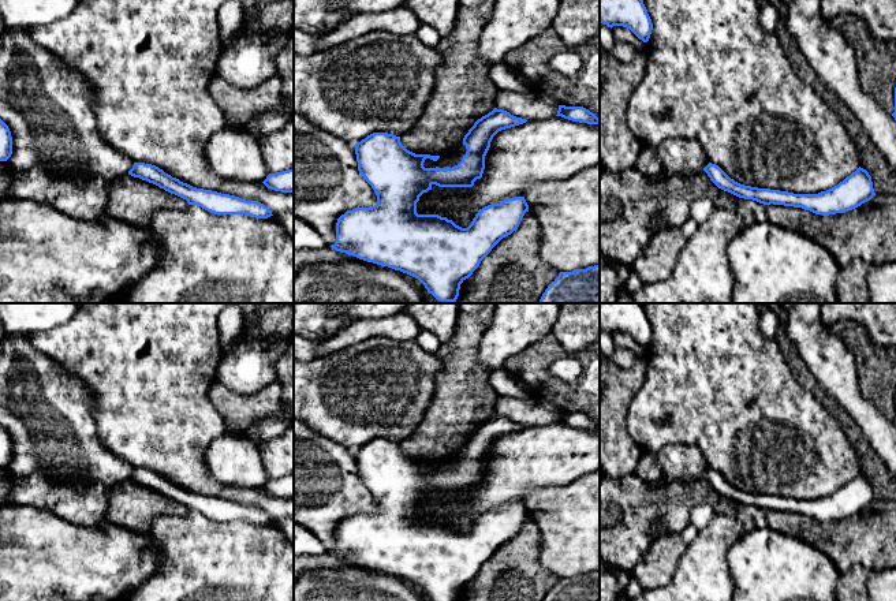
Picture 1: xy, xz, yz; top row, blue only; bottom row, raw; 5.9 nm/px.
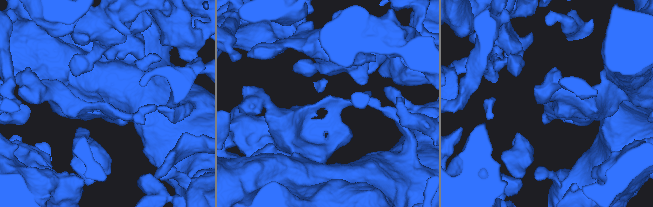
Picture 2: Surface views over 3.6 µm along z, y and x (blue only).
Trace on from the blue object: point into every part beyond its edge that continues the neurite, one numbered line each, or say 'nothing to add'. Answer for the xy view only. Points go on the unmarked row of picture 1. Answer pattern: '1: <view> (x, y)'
nothing to add

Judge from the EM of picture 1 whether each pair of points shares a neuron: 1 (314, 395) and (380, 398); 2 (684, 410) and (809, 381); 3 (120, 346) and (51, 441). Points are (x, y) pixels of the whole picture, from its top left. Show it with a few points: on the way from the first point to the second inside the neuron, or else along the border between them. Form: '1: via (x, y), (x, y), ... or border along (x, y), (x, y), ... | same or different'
1: via (331, 395), (364, 395) | same
2: border along (783, 355), (795, 379), (822, 404) | different
3: border along (64, 368), (90, 389), (94, 402), (94, 420) | different

